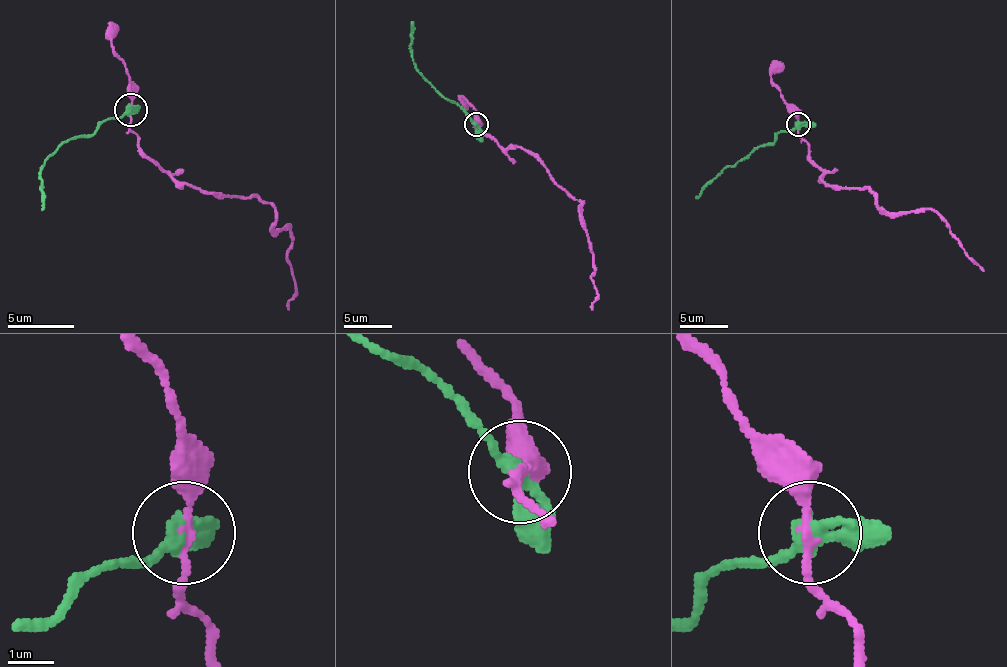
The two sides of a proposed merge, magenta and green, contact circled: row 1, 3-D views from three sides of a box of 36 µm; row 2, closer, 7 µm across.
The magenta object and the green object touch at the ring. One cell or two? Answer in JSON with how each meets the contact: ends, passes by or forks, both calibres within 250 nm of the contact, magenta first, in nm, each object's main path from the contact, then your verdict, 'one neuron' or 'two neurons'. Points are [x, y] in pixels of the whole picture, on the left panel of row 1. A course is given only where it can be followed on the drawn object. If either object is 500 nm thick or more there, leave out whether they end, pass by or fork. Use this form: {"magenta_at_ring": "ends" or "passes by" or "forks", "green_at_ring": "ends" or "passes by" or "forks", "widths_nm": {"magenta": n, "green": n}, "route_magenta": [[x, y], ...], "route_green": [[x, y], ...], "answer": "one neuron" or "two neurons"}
{"magenta_at_ring": "passes by", "green_at_ring": "passes by", "widths_nm": {"magenta": 190, "green": 320}, "route_magenta": [[131, 108], [138, 145], [177, 181], [257, 198], [273, 208], [277, 231], [290, 224], [287, 310]], "route_green": [[131, 108], [108, 118], [91, 135], [68, 138], [42, 165], [42, 211]], "answer": "two neurons"}

